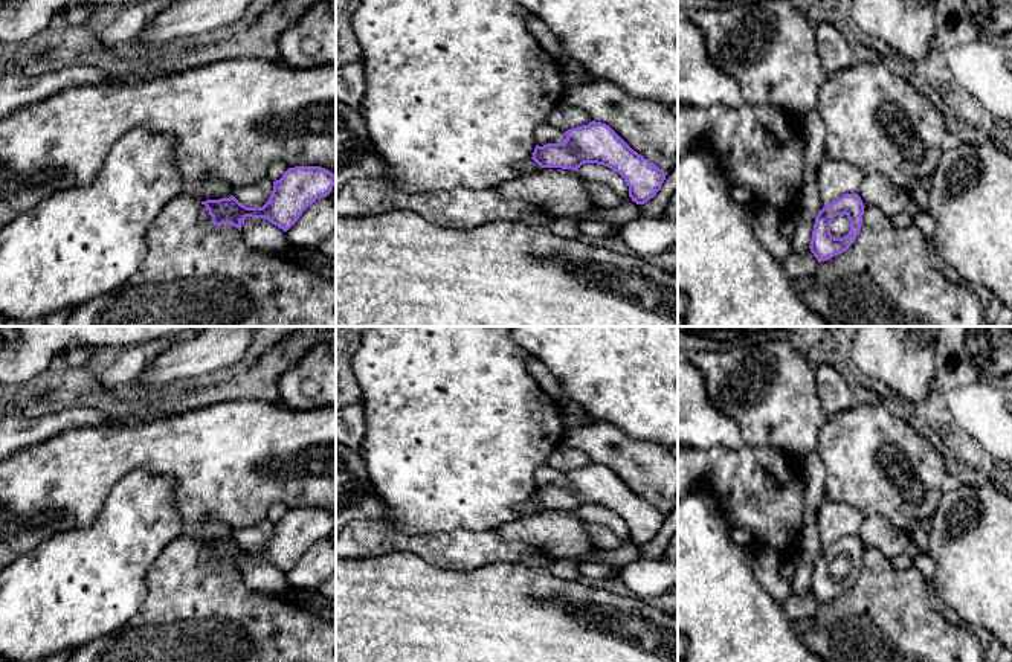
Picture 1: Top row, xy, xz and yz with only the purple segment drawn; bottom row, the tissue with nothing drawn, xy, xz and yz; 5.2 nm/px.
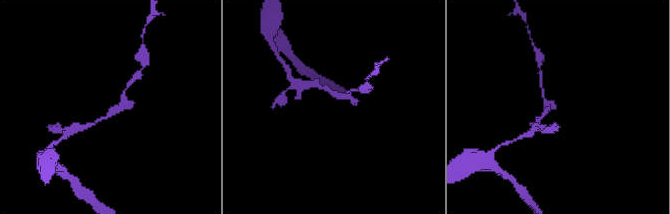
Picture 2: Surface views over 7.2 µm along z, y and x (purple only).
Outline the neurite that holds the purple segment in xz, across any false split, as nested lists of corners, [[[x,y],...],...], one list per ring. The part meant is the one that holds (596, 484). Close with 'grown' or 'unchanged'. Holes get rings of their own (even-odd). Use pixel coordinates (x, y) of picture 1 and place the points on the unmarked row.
[[[589,464],[579,470],[565,473],[566,482],[563,485],[536,487],[533,502],[540,509],[562,509],[577,513],[585,505],[597,505],[608,508],[618,514],[629,528],[629,538],[637,546],[644,546],[656,537],[661,531],[667,514],[659,511],[637,493],[633,493],[609,467],[601,464]]]; unchanged

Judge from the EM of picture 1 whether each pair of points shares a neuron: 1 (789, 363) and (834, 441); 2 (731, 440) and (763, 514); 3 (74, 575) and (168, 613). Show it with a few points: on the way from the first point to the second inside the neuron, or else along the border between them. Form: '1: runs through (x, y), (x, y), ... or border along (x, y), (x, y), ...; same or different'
1: border along (829, 418), (818, 433), (815, 450); different
2: border along (745, 444), (738, 449), (722, 446), (698, 449); different
3: border along (150, 568), (145, 598), (139, 610), (118, 629); different

